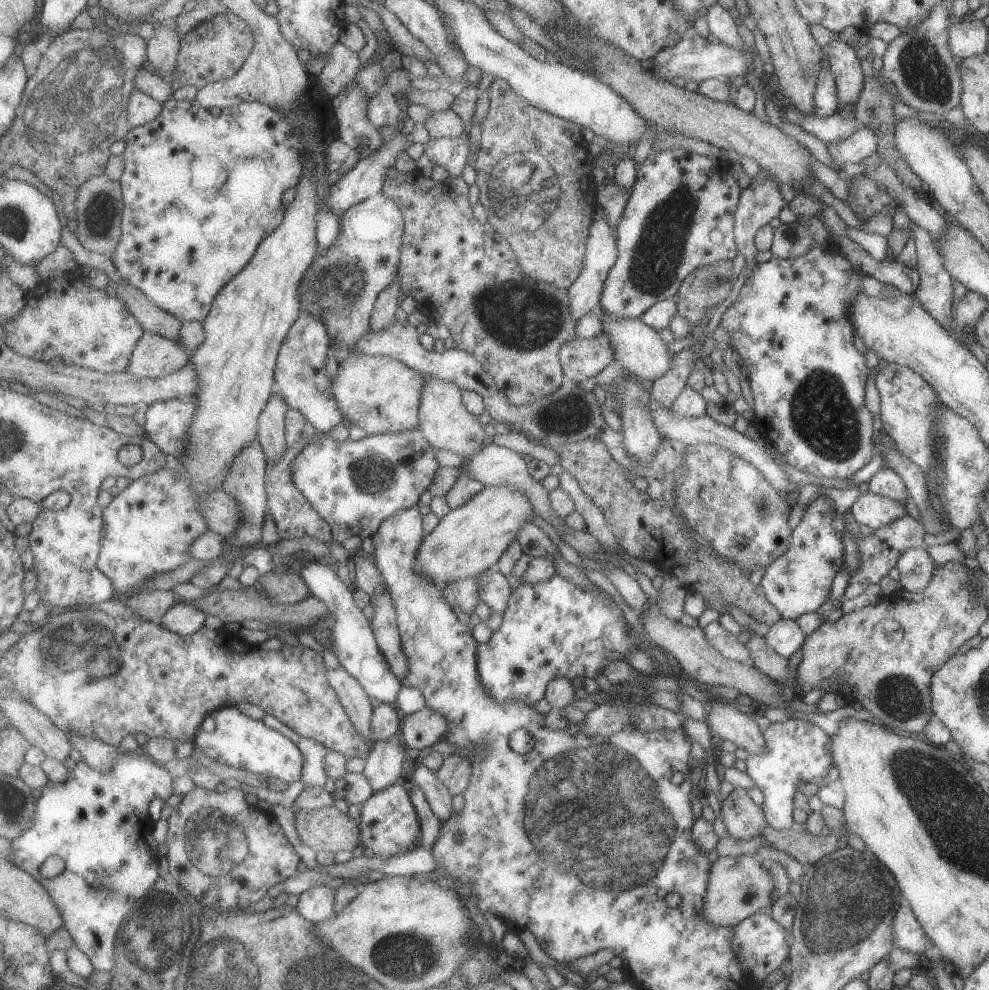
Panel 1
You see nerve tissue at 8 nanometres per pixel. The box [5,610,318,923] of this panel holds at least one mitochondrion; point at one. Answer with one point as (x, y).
(84, 653)

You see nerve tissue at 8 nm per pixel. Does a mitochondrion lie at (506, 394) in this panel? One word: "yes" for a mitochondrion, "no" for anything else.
no

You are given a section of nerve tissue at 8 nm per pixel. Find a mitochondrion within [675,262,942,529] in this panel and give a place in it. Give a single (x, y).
(822, 416)

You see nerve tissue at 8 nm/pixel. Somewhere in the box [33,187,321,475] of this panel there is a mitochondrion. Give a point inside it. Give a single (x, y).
(102, 217)

